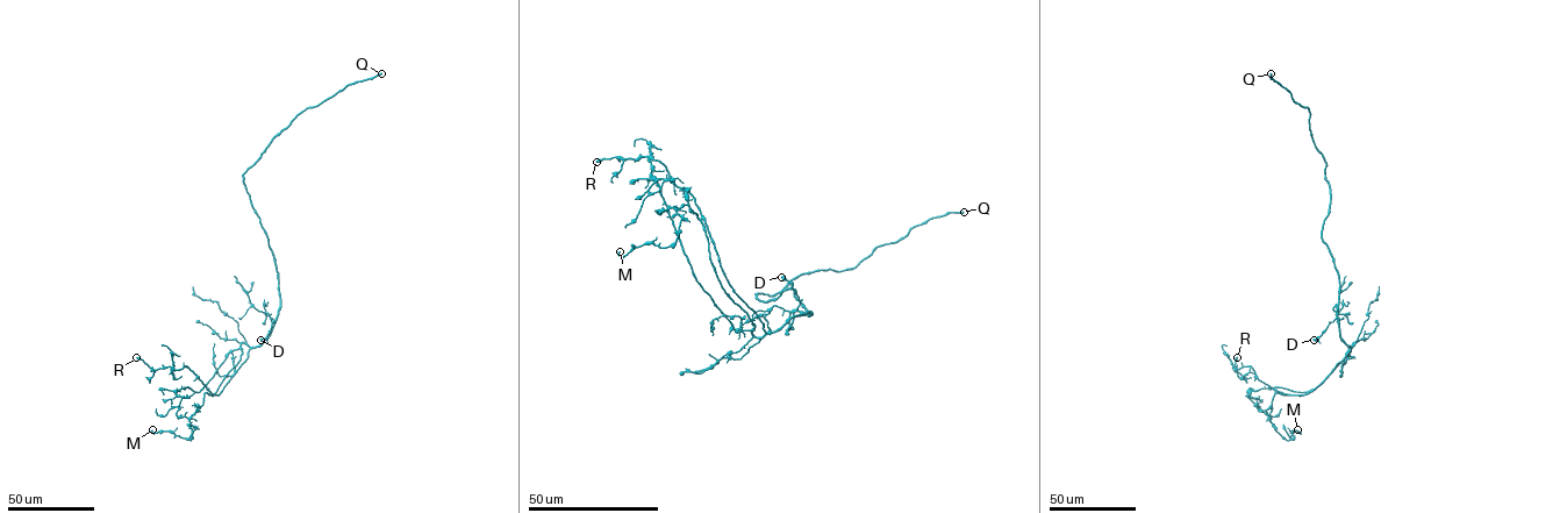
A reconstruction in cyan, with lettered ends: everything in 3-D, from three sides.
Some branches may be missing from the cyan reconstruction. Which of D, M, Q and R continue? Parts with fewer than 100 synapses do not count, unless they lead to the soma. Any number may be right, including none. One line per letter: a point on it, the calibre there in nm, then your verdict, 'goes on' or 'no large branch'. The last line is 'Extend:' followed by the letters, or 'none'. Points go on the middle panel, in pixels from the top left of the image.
D: place (781, 277); calibre 700 nm; no large branch
M: place (620, 251); calibre 160 nm; no large branch
Q: place (964, 212); calibre 550 nm; goes on
R: place (596, 162); calibre 480 nm; no large branch
Extend: Q

